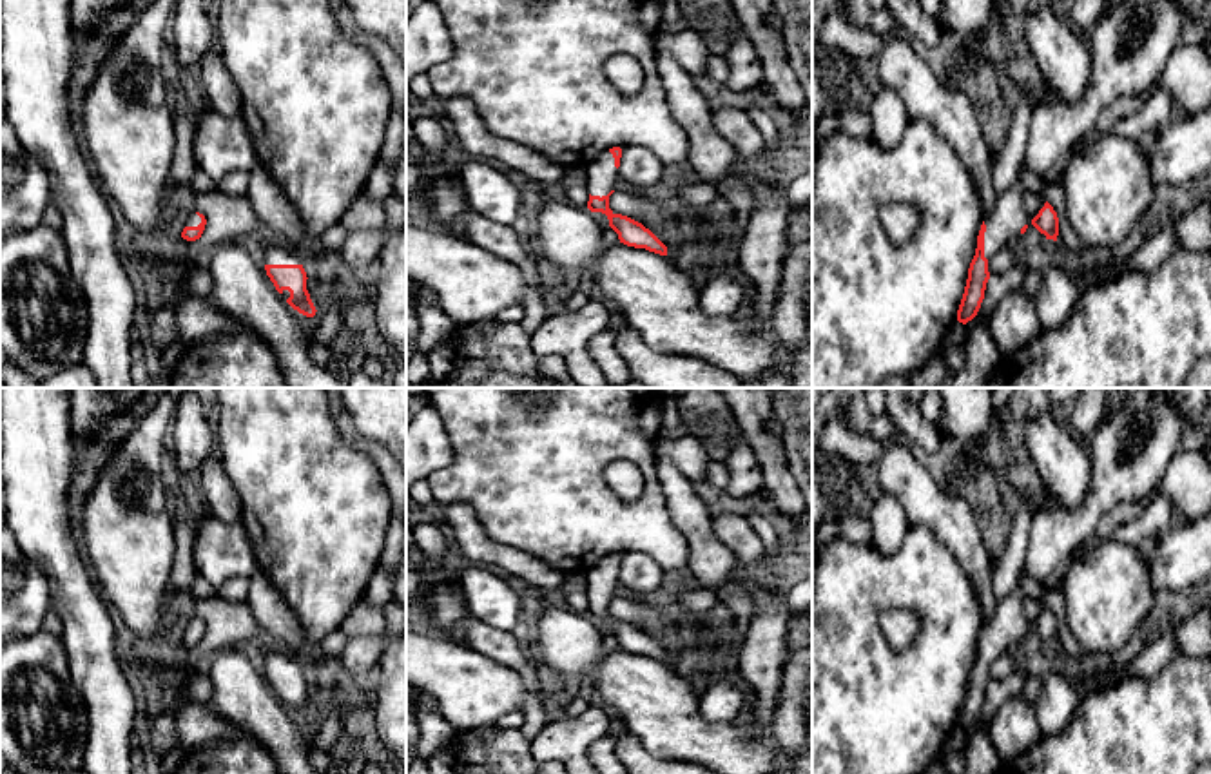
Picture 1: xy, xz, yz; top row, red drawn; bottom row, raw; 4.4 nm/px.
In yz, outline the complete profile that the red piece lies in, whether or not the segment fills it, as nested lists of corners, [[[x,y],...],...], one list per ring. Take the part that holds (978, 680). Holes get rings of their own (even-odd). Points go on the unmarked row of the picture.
[[[1019,585],[997,604],[992,620],[983,627],[975,662],[968,674],[964,700],[957,716],[957,727],[966,730],[972,727],[984,705],[986,689],[990,685],[988,665],[1003,653],[1021,651],[1028,634],[1028,624],[1021,611],[1022,593]]]

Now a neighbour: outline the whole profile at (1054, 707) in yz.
[[[1061,669],[1046,671],[1039,698],[1032,703],[1042,734],[1059,734],[1071,720],[1080,696]]]

